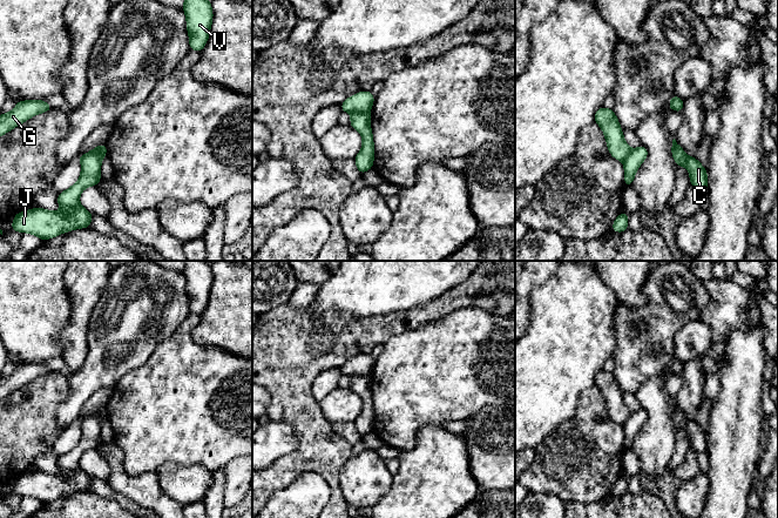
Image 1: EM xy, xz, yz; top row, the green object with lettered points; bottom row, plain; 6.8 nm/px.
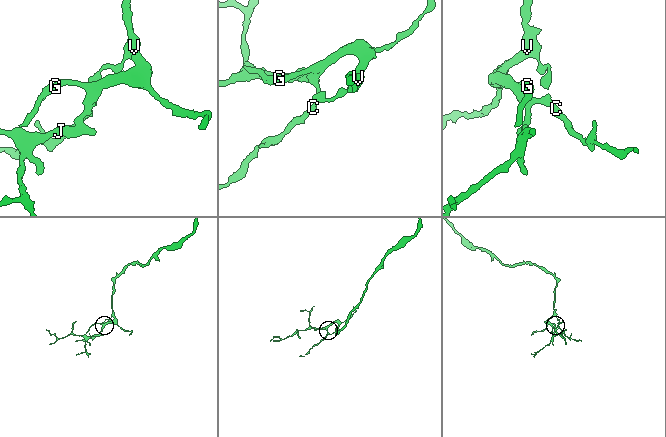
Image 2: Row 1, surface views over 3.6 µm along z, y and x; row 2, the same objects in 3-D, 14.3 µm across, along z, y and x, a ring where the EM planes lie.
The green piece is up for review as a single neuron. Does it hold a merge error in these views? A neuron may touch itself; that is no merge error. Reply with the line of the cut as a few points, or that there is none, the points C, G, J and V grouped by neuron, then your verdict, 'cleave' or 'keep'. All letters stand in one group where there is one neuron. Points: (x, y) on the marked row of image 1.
cut xy (106, 153), (89, 152), (81, 160); groups C J / G V; cleave

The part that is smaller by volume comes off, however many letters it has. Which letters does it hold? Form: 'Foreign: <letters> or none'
Foreign: C, J

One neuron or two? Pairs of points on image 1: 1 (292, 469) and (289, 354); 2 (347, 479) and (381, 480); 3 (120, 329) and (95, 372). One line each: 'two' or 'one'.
1: one
2: one
3: one

